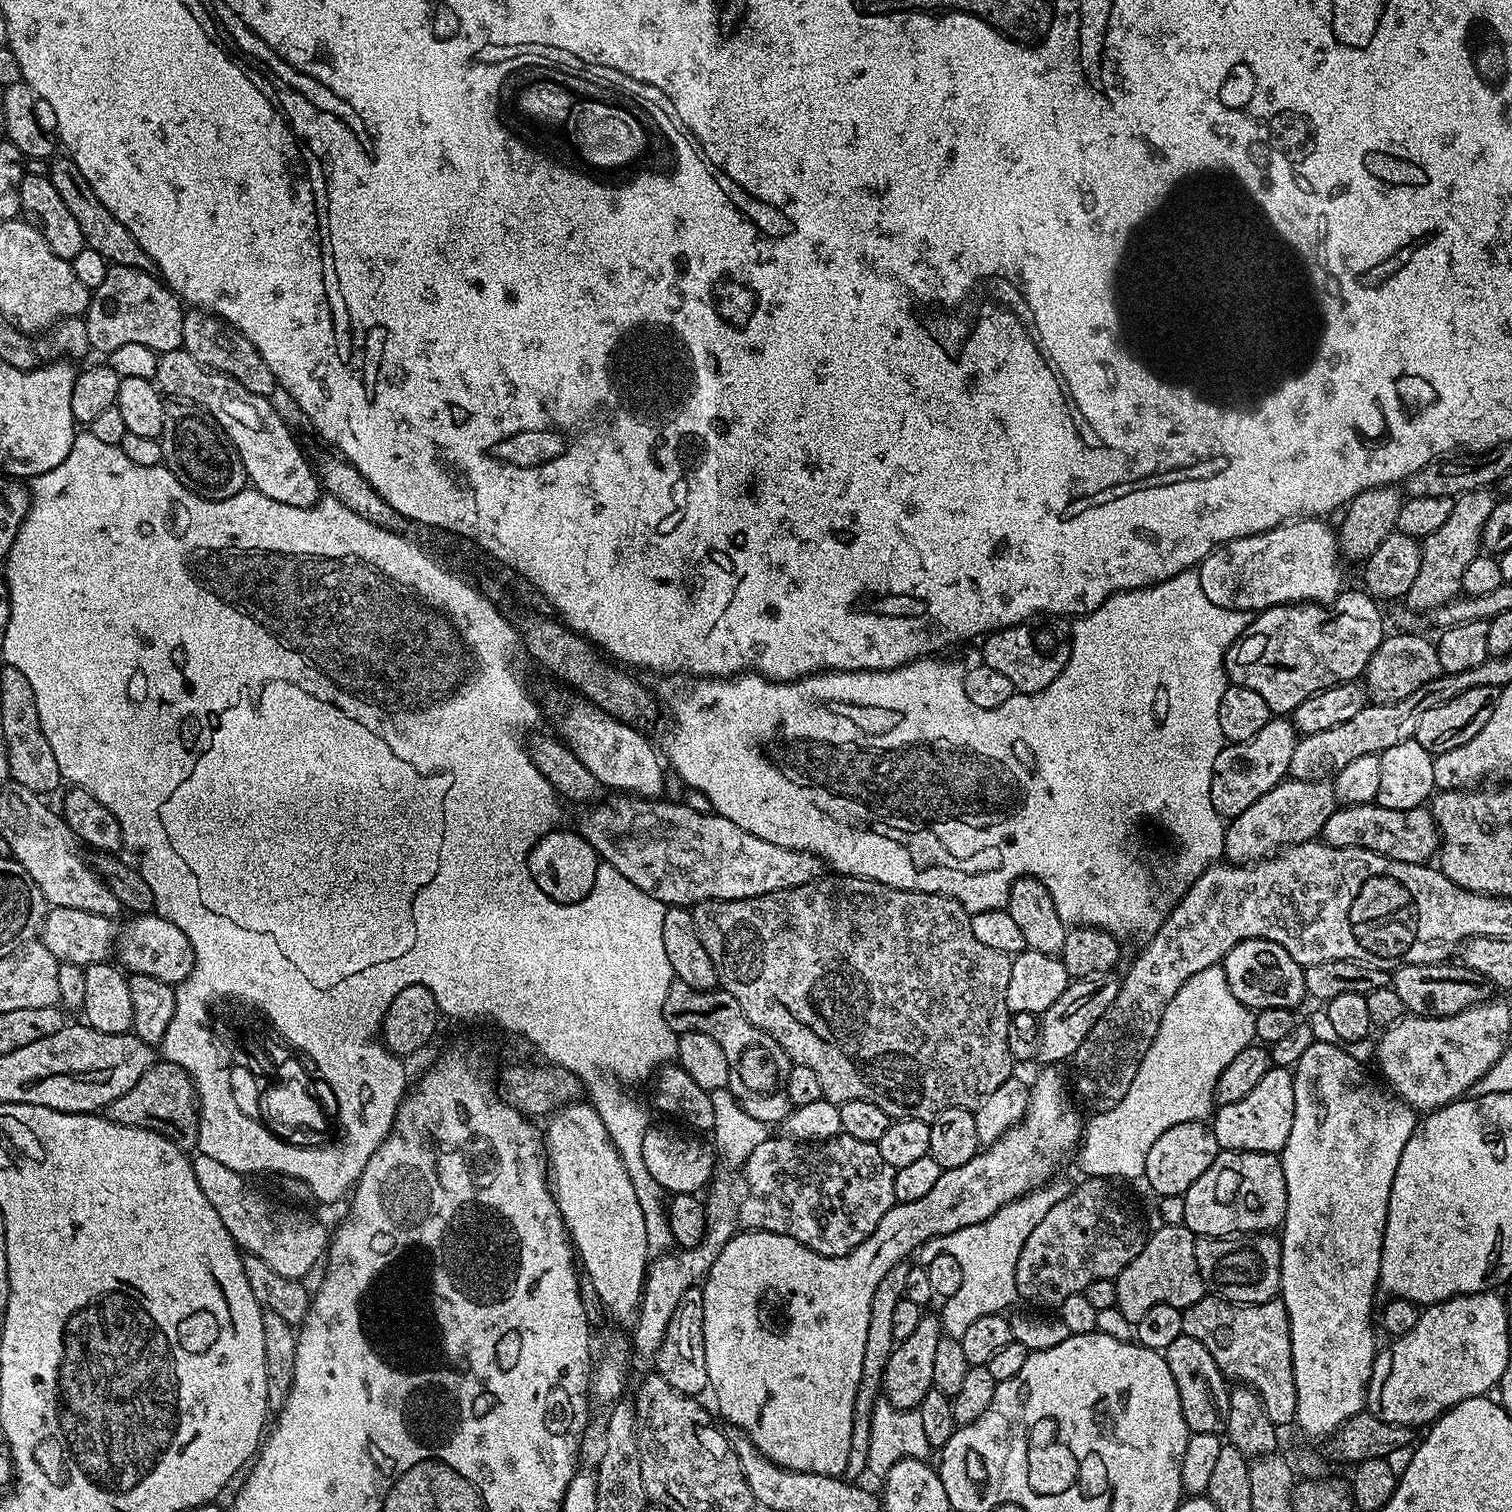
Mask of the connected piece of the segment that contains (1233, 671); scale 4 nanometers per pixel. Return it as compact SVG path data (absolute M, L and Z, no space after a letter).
M1341 591L1331 604L1279 604L1266 608L1253 619L1251 626L1233 642L1224 659L1224 671L1232 684L1246 686L1266 698L1274 714L1291 714L1315 692L1346 684L1363 677L1364 668L1384 641L1386 629L1380 617L1381 605L1367 591Z

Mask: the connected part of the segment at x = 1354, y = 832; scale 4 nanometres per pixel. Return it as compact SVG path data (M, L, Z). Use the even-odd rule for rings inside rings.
M1373 802L1337 807L1330 818L1326 818L1322 840L1335 848L1365 848L1398 862L1423 864L1431 861L1431 856L1433 859L1437 855L1440 832L1436 829L1434 818L1427 807L1386 810L1382 805Z

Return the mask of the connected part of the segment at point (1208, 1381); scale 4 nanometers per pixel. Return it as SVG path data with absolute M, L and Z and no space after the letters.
M1182 1335L1171 1346L1166 1346L1162 1355L1166 1366L1170 1366L1170 1374L1174 1374L1174 1386L1178 1386L1178 1398L1182 1402L1182 1418L1186 1418L1189 1433L1227 1433L1230 1384L1222 1370L1218 1370L1218 1362L1210 1358L1210 1350L1206 1350L1198 1338Z

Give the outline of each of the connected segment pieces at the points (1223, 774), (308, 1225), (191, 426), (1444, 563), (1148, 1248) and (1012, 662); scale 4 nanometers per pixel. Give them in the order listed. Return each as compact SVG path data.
M1276 716L1254 738L1226 744L1215 758L1214 774L1211 775L1210 794L1215 812L1225 820L1237 817L1285 779L1297 739L1298 733L1291 719Z
M197 1153L192 1159L192 1169L202 1194L210 1200L222 1224L241 1251L262 1258L272 1270L283 1277L303 1279L320 1259L323 1259L330 1240L322 1223L306 1214L305 1209L284 1206L254 1190L241 1173L212 1158Z
M165 403L159 441L164 467L169 468L174 478L194 494L207 500L225 500L245 491L244 463L232 445L232 439L224 433L222 426L218 426L218 422L214 422L210 413L197 404Z
M1475 488L1455 497L1450 518L1446 518L1445 524L1434 530L1434 534L1424 537L1420 549L1418 574L1415 575L1414 586L1410 586L1406 597L1409 609L1428 614L1432 609L1442 608L1461 595L1462 570L1466 570L1466 566L1470 566L1470 562L1481 555L1486 518L1490 518L1494 506L1498 503L1497 497L1492 497L1490 493L1488 488Z
M1161 1223L1159 1227L1153 1236L1151 1233L1145 1239L1142 1254L1138 1254L1138 1258L1134 1258L1134 1262L1126 1265L1115 1278L1116 1308L1122 1310L1132 1324L1136 1324L1150 1306L1169 1304L1183 1310L1206 1294L1204 1279L1198 1270L1197 1237L1183 1224Z
M1040 618L1035 622L997 628L983 644L982 662L998 670L998 674L1010 678L1017 693L1040 692L1046 686L1050 686L1050 682L1054 682L1054 678L1058 678L1058 674L1062 674L1062 670L1068 664L1072 649L1072 624L1064 618Z

